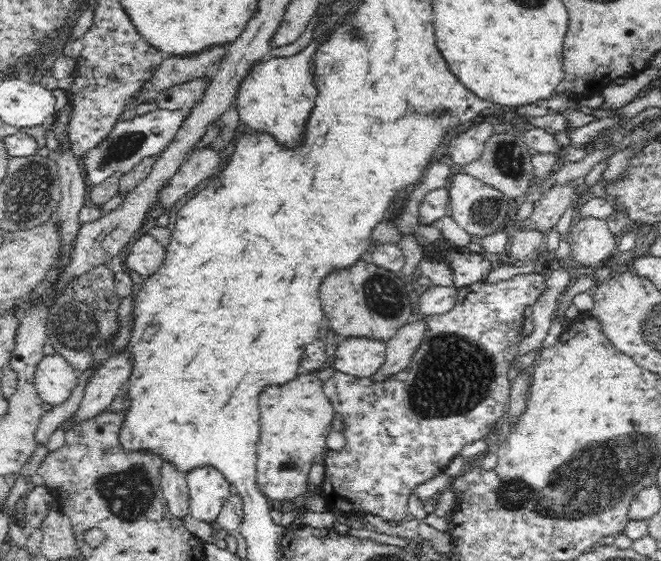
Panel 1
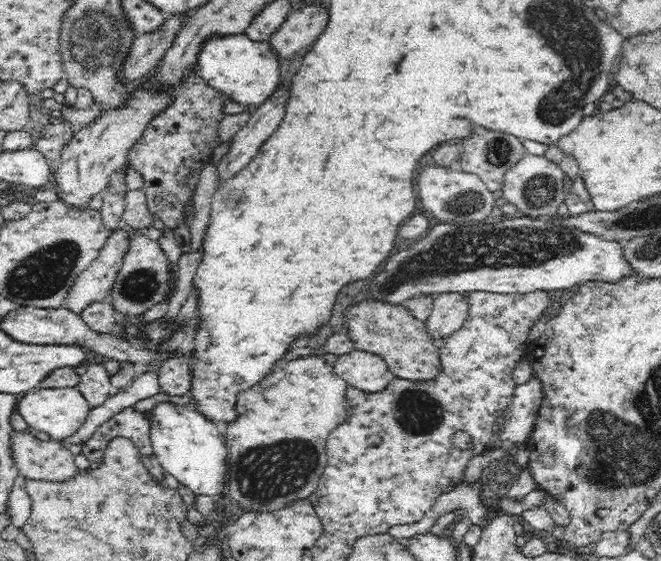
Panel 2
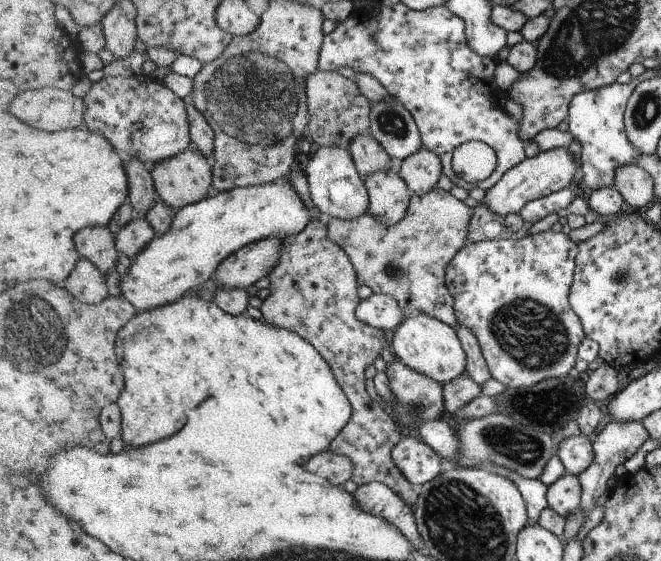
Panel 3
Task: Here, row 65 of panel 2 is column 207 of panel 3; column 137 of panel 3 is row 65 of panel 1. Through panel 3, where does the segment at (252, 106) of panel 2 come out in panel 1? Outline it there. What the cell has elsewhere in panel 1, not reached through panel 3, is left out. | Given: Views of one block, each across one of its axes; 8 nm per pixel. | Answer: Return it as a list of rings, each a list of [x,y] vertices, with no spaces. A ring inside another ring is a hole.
[[[341,22],[321,38],[312,40],[302,52],[297,52],[288,58],[261,61],[254,66],[241,85],[236,102],[240,120],[252,128],[252,133],[271,136],[284,150],[296,150],[304,144],[318,95],[315,79],[309,75],[307,64],[317,49],[330,39]]]

